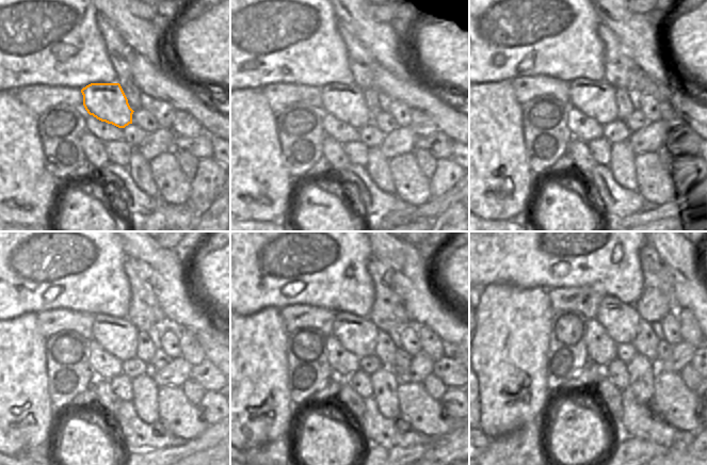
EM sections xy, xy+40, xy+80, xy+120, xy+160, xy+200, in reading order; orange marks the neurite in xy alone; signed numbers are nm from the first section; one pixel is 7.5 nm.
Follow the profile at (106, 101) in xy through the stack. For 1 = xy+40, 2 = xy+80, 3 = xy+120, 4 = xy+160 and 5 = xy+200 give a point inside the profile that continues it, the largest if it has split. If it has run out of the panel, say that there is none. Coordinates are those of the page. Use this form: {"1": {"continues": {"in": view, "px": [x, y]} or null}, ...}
{"1": {"continues": {"in": "xy+40", "px": [346, 102]}}, "2": {"continues": {"in": "xy+80", "px": [597, 99]}}, "3": {"continues": {"in": "xy+120", "px": [118, 336]}}, "4": {"continues": {"in": "xy+160", "px": [358, 335]}}, "5": {"continues": {"in": "xy+200", "px": [622, 322]}}}

